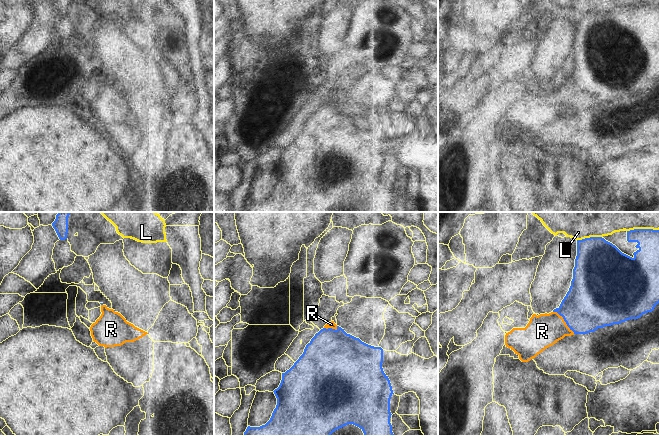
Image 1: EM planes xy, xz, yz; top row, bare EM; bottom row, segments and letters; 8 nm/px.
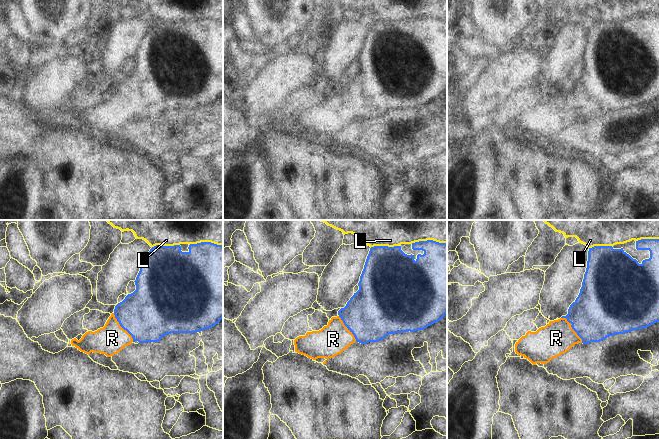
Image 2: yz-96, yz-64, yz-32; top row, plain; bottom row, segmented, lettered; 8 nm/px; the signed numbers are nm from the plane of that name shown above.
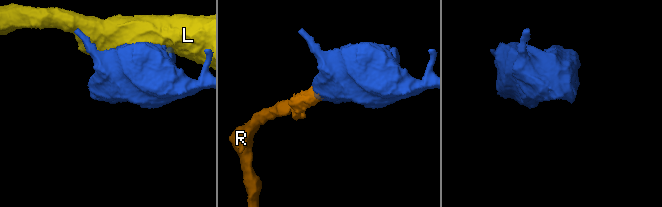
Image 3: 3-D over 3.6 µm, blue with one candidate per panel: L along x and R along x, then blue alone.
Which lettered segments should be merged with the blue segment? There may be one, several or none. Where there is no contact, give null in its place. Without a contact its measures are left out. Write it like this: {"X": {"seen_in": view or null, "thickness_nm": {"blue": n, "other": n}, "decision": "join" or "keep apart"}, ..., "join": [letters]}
{"L": {"seen_in": "yz", "thickness_nm": {"blue": 200, "other": 80}, "decision": "keep apart"}, "R": {"seen_in": "yz", "thickness_nm": {"blue": 400, "other": 260}, "decision": "join"}, "join": ["R"]}

